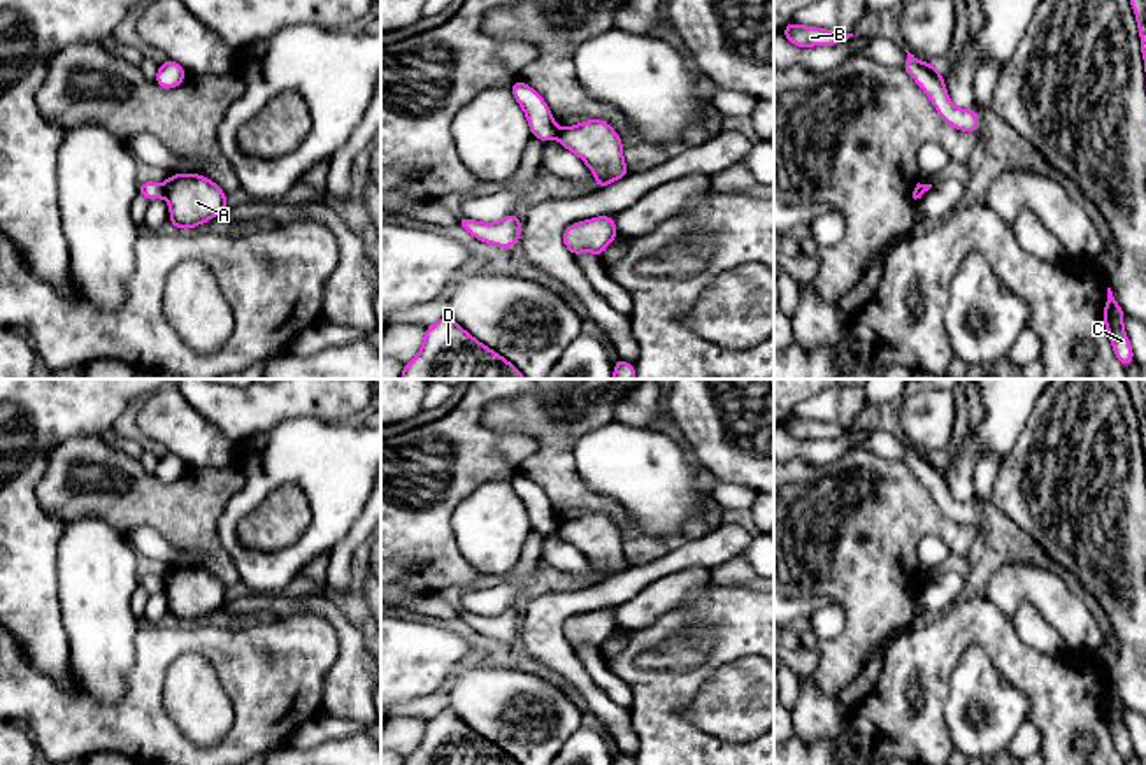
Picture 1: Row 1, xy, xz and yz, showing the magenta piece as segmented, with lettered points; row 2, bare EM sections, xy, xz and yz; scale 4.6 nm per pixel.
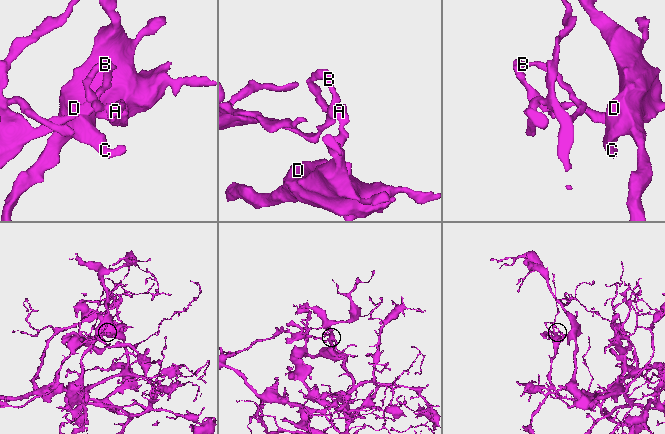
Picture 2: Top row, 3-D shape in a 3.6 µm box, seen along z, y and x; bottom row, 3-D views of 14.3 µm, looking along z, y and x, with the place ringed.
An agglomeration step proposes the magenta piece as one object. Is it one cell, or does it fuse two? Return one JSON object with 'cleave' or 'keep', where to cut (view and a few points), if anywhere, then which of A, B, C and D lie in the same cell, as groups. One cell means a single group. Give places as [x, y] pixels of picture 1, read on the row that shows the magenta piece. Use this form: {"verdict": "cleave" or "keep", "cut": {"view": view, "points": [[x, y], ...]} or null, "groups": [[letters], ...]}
{"verdict": "cleave", "cut": {"view": "xy", "points": [[162, 185], [165, 193]]}, "groups": [["A", "C", "D"], ["B"]]}

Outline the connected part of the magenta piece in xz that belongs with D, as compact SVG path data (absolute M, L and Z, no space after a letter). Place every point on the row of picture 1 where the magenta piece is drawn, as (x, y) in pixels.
M444 316L426 326L423 346L400 379L526 379L511 361Z

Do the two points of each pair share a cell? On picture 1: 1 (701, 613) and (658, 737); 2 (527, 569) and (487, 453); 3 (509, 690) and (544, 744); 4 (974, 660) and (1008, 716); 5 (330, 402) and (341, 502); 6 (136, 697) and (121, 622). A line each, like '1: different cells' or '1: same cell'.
1: same cell
2: different cells
3: same cell
4: same cell
5: different cells
6: different cells

